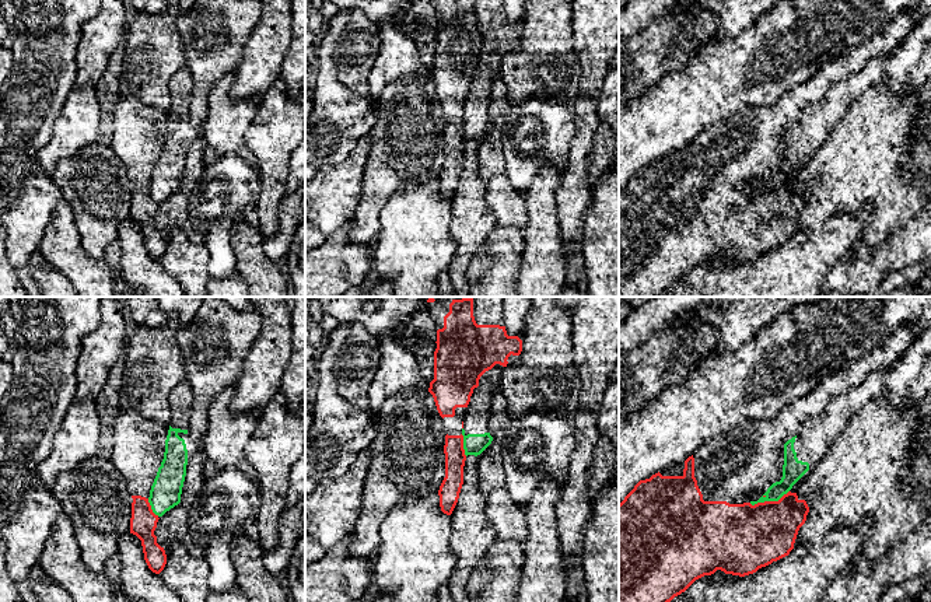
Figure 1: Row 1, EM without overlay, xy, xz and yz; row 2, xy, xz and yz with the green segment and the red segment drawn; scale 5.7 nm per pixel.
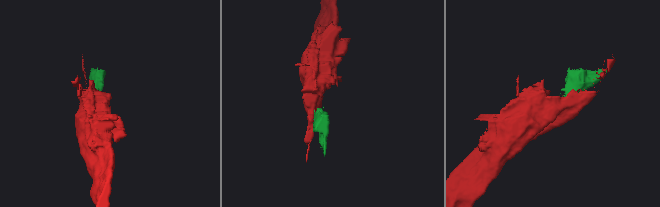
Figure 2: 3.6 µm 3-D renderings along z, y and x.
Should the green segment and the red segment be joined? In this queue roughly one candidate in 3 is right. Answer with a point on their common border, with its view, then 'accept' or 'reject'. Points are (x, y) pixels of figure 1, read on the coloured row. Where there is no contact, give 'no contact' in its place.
contact yz (769, 500); reject

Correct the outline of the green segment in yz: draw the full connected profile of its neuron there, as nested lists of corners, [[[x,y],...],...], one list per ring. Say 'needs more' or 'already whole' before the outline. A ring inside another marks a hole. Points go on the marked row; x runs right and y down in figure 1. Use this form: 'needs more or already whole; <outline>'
needs more; [[[890,368],[867,375],[857,386],[834,396],[826,409],[808,419],[799,434],[784,444],[783,477],[752,505],[764,501],[778,501],[792,486],[815,466],[847,430],[853,417],[872,399],[885,396],[883,377]]]

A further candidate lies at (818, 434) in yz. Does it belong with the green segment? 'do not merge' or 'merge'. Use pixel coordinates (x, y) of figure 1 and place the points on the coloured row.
merge

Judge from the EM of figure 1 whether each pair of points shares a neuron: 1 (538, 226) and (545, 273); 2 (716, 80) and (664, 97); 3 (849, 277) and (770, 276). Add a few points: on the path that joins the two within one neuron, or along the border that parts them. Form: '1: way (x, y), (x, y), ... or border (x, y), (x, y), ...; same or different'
1: way (542, 237), (543, 262); same
2: way (703, 91), (695, 97), (676, 97); same
3: border (847, 252), (823, 282); different

